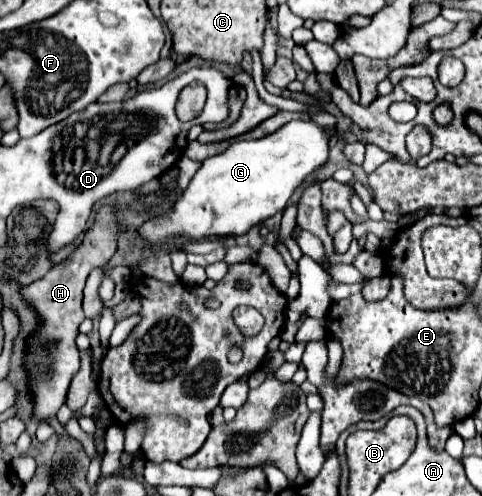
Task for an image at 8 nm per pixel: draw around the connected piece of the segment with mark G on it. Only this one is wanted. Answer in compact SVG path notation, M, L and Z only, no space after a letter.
M289 121L285 127L277 129L275 133L253 139L253 141L235 141L225 149L223 153L209 157L203 161L203 167L195 173L189 187L179 195L173 209L165 215L159 215L155 219L149 219L145 225L141 225L139 235L147 239L149 243L163 245L171 237L183 237L183 239L203 239L209 235L245 235L251 227L255 227L276 213L283 213L285 205L289 203L295 189L305 181L307 175L311 175L315 169L325 165L329 159L329 135L325 127L317 125L315 121Z

